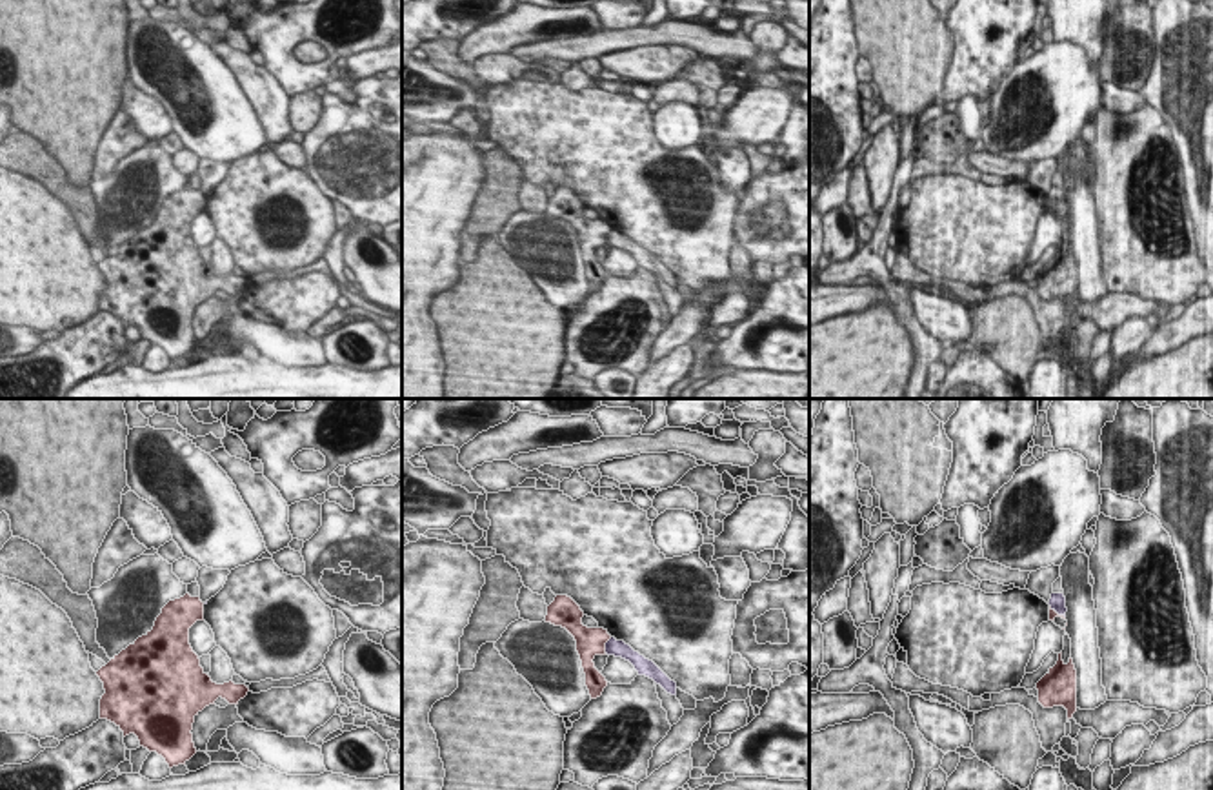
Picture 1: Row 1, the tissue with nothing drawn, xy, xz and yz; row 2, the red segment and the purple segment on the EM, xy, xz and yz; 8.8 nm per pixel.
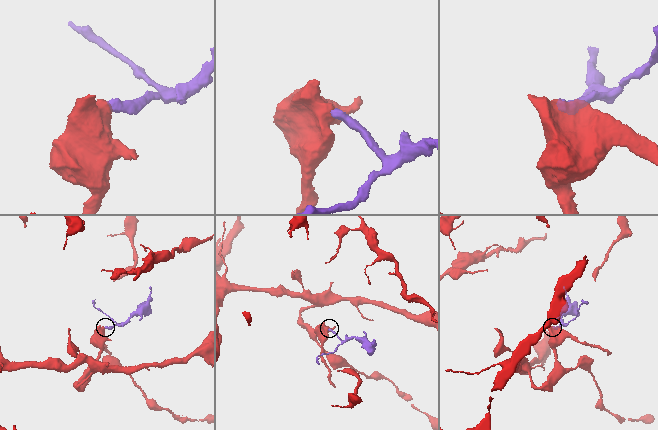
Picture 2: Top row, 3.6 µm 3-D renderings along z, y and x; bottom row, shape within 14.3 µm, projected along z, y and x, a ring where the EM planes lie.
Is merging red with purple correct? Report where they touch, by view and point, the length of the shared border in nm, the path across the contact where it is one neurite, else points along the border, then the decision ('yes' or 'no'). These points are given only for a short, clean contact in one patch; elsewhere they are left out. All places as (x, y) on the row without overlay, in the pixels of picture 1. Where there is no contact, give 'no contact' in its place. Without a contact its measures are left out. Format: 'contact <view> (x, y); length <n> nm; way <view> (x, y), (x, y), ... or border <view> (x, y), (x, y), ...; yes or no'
contact xz (604, 237); length 160 nm; border xz (611, 230), (604, 244); no

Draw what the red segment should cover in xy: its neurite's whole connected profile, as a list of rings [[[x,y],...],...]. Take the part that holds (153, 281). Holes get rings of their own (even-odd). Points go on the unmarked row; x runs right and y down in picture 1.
[[[185,186],[169,193],[145,228],[115,248],[96,268],[105,286],[100,311],[115,315],[124,329],[135,326],[140,339],[156,344],[169,360],[195,346],[195,309],[218,289],[238,297],[249,284],[233,273],[216,277],[200,258],[189,237],[189,220],[204,213],[200,189]]]

